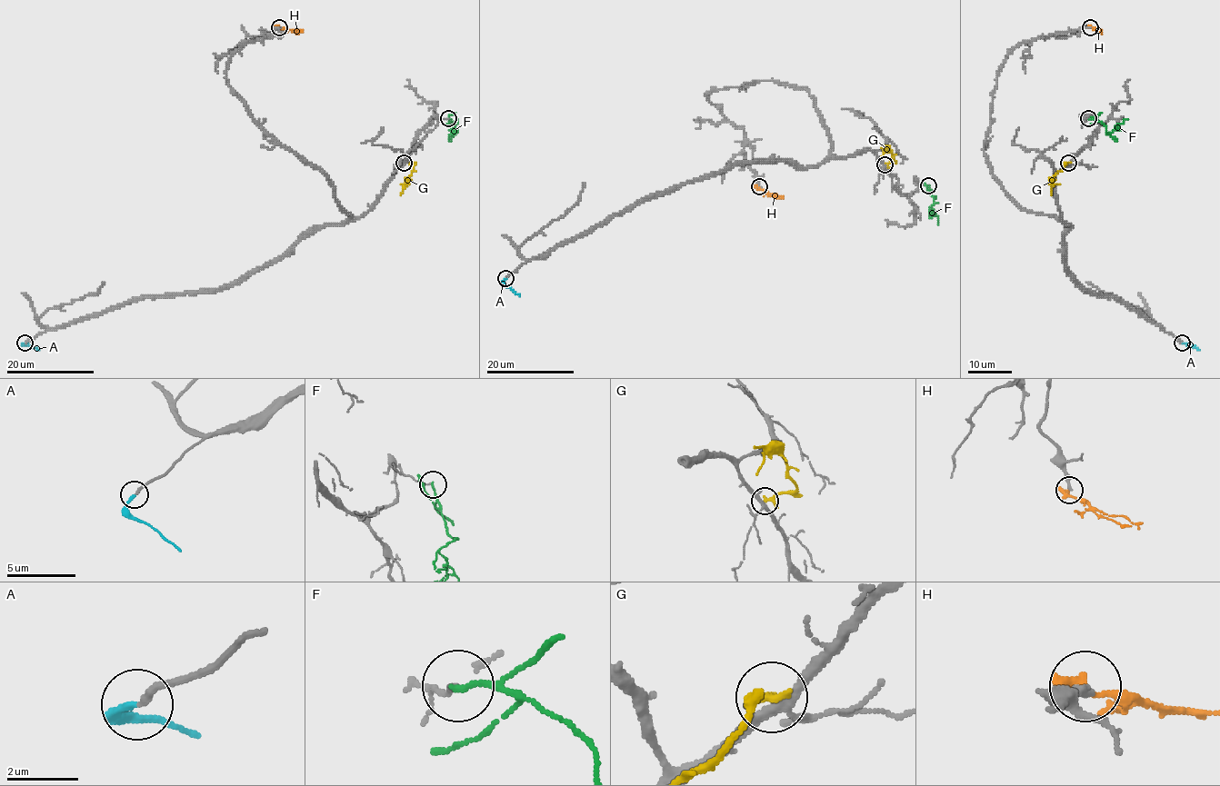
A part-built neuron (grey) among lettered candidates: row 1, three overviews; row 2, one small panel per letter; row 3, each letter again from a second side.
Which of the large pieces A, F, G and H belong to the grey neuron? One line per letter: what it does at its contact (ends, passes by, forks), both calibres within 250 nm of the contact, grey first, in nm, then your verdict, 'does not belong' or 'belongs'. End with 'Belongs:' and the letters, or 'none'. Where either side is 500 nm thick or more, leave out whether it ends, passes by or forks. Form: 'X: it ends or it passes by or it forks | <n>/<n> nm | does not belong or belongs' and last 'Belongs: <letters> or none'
A: it ends | 200/180 nm | belongs
F: it ends | 100/150 nm | does not belong
G: it ends | 240/280 nm | does not belong
H: it ends | 240/340 nm | does not belong
Belongs: A

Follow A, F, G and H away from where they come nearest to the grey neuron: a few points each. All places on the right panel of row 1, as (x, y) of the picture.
A: (1181, 343), (1200, 350)
F: (1089, 118), (1101, 122), (1109, 134), (1116, 124), (1128, 118)
G: (1068, 163), (1053, 177), (1051, 194)
H: (1090, 26), (1101, 31)

